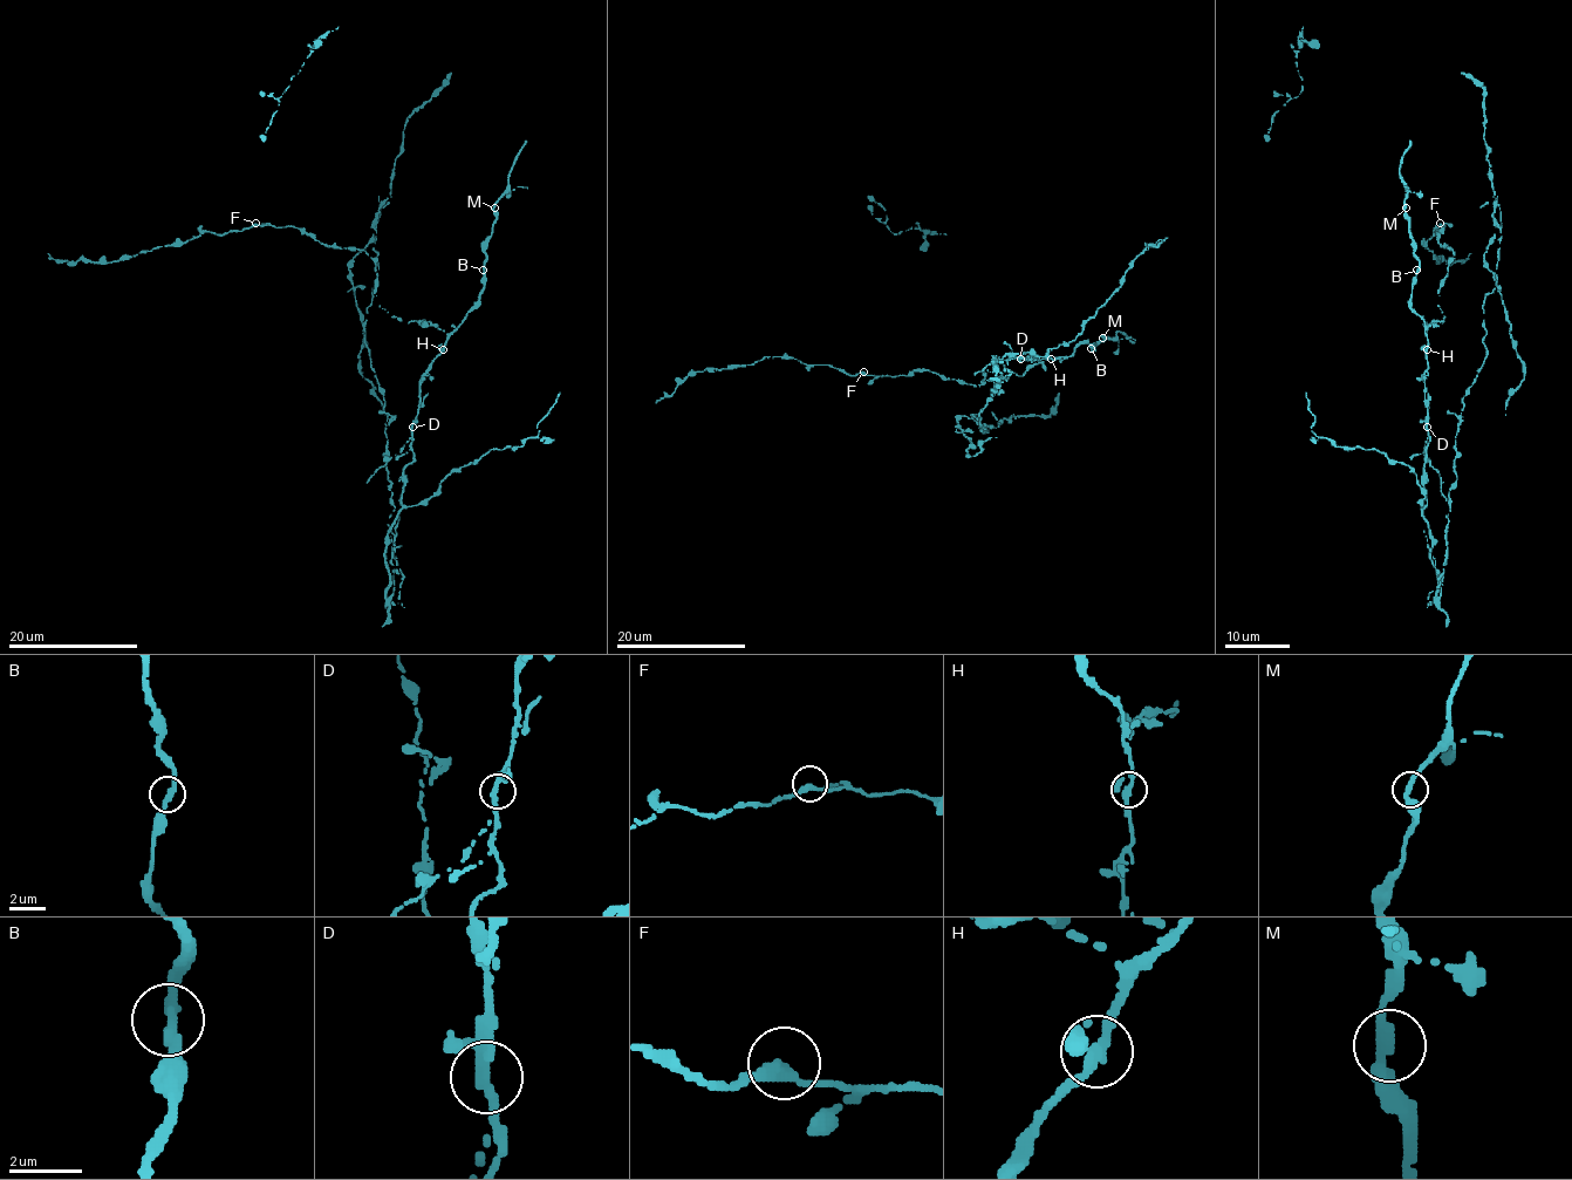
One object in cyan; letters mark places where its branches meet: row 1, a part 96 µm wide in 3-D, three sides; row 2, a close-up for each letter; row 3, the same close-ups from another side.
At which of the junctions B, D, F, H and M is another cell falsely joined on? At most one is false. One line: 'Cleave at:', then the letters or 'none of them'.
Cleave at: D

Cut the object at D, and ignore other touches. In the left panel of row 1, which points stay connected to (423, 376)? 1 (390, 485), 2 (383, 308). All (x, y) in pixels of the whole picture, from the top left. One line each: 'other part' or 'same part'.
1: other part
2: same part

